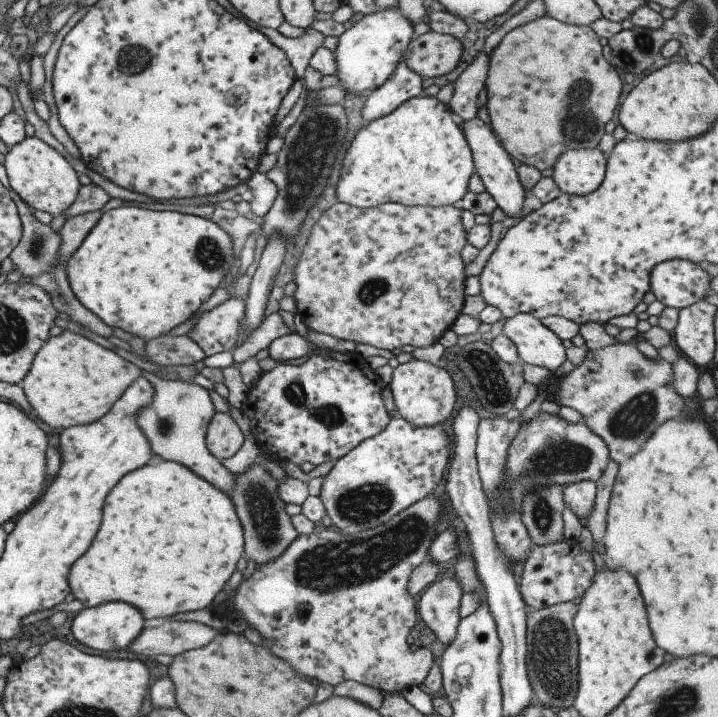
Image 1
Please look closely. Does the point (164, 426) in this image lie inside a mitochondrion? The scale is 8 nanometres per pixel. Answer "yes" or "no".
yes

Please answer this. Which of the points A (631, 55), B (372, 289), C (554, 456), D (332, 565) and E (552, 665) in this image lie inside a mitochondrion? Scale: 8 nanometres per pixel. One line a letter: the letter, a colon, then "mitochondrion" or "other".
A: mitochondrion
B: mitochondrion
C: mitochondrion
D: mitochondrion
E: mitochondrion

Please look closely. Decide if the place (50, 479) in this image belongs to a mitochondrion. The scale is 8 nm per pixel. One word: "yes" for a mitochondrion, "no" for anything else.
no

